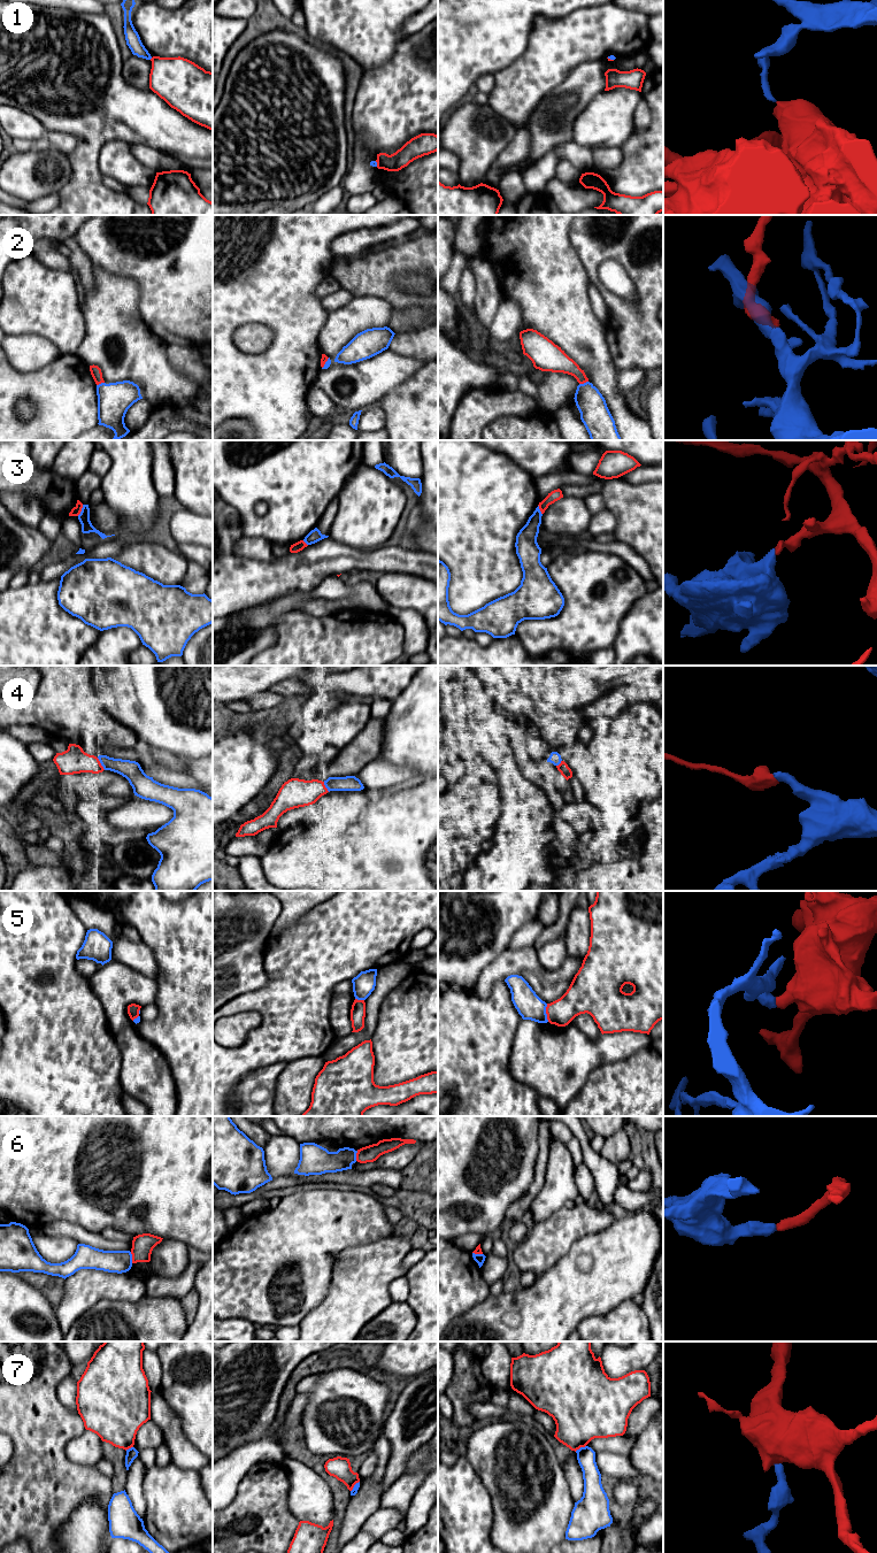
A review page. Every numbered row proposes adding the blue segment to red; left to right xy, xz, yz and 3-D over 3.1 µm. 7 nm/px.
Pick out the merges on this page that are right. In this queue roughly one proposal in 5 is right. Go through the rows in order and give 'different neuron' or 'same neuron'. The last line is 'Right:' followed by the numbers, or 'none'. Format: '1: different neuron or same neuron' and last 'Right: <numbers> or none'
1: different neuron
2: different neuron
3: different neuron
4: different neuron
5: different neuron
6: different neuron
7: different neuron
Right: none

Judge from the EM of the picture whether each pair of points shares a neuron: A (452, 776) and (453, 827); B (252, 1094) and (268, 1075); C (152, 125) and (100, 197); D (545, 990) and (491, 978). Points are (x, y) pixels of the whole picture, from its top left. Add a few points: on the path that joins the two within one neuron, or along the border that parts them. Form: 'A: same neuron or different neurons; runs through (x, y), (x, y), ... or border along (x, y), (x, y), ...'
A: different neurons; border along (466, 773), (449, 784)
B: same neuron; runs through (255, 1090), (264, 1079)
C: same neuron; runs through (124, 127), (112, 127), (90, 148), (90, 169)
D: same neuron; runs through (532, 976), (524, 968), (505, 968)

